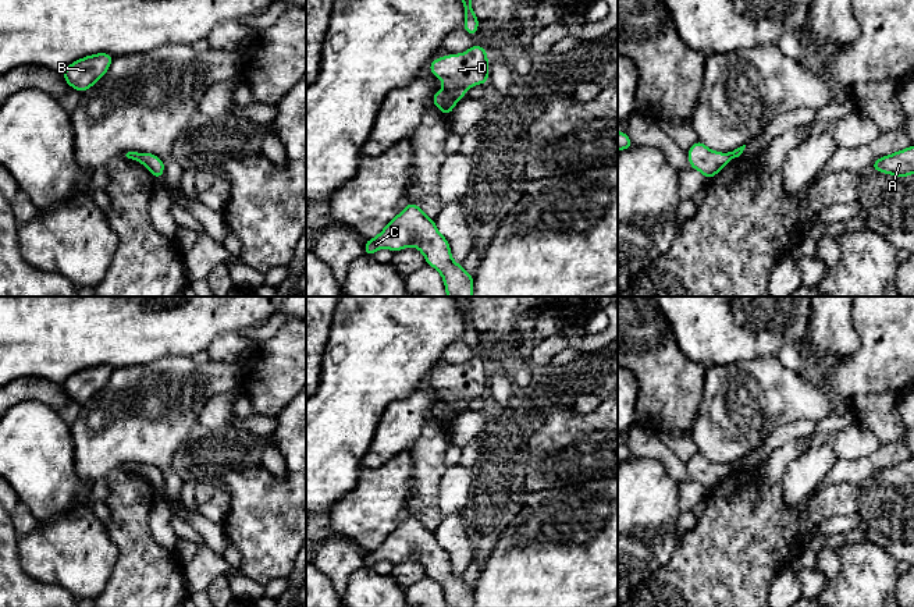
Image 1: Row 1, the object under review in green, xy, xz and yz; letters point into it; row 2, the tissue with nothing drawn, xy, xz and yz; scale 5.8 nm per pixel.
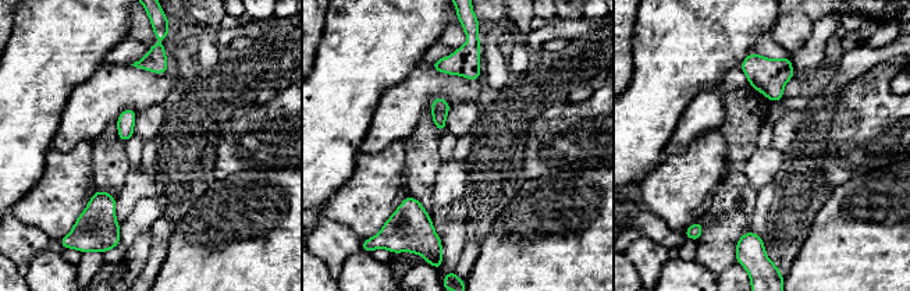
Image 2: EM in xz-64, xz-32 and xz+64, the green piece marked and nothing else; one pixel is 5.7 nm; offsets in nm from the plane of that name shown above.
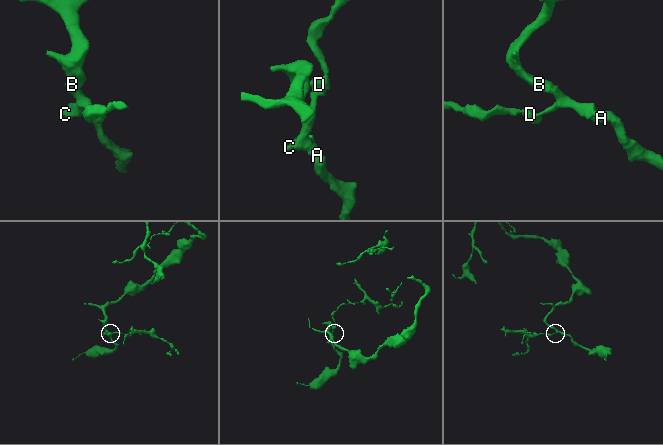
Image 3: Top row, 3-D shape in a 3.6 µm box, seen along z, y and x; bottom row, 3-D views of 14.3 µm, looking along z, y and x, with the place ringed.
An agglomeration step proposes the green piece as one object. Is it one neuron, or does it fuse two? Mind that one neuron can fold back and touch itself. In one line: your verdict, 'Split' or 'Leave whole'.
Split

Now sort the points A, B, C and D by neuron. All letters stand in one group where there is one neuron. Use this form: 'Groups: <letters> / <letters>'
Groups: A B C / D

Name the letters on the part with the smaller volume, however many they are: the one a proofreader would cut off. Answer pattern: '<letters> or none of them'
D

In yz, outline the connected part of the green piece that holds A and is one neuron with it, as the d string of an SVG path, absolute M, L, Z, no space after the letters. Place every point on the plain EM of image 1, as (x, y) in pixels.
M914 457L900 464L875 472L875 483L893 486L896 489L908 489L914 484Z

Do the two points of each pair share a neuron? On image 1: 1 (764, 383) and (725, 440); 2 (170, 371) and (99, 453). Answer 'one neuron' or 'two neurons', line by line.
1: one neuron
2: one neuron

